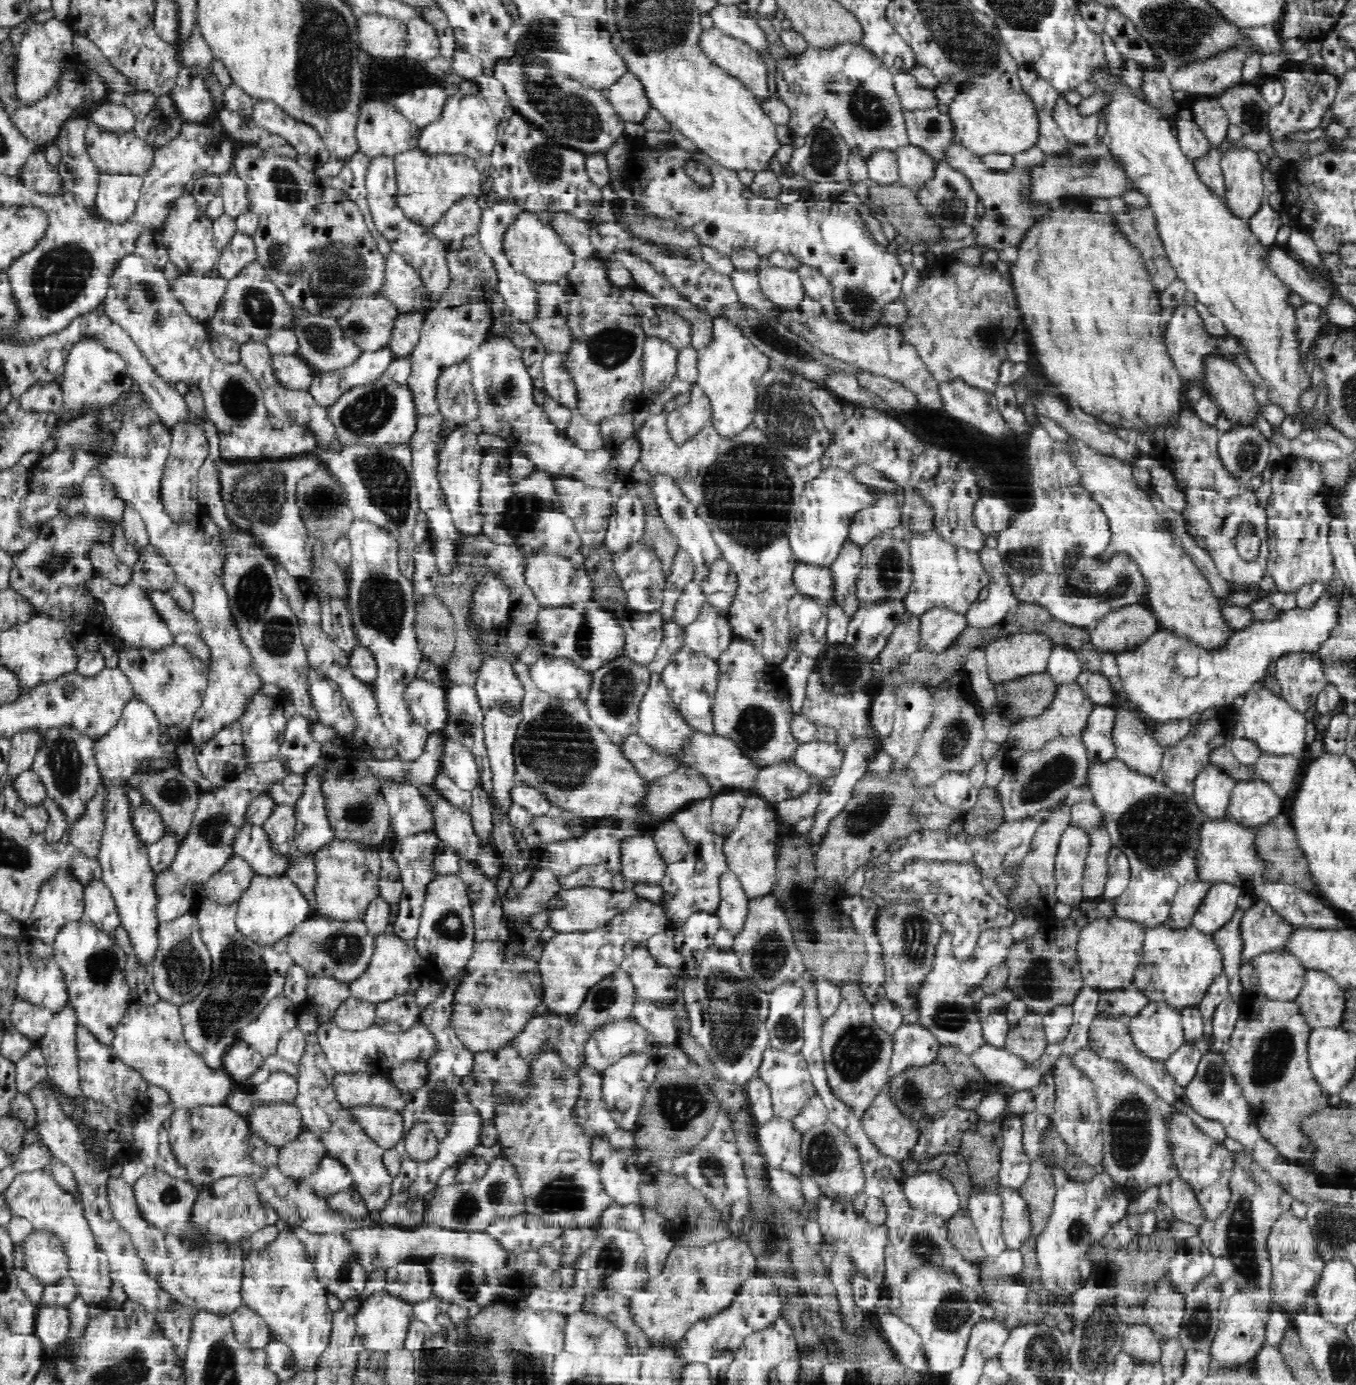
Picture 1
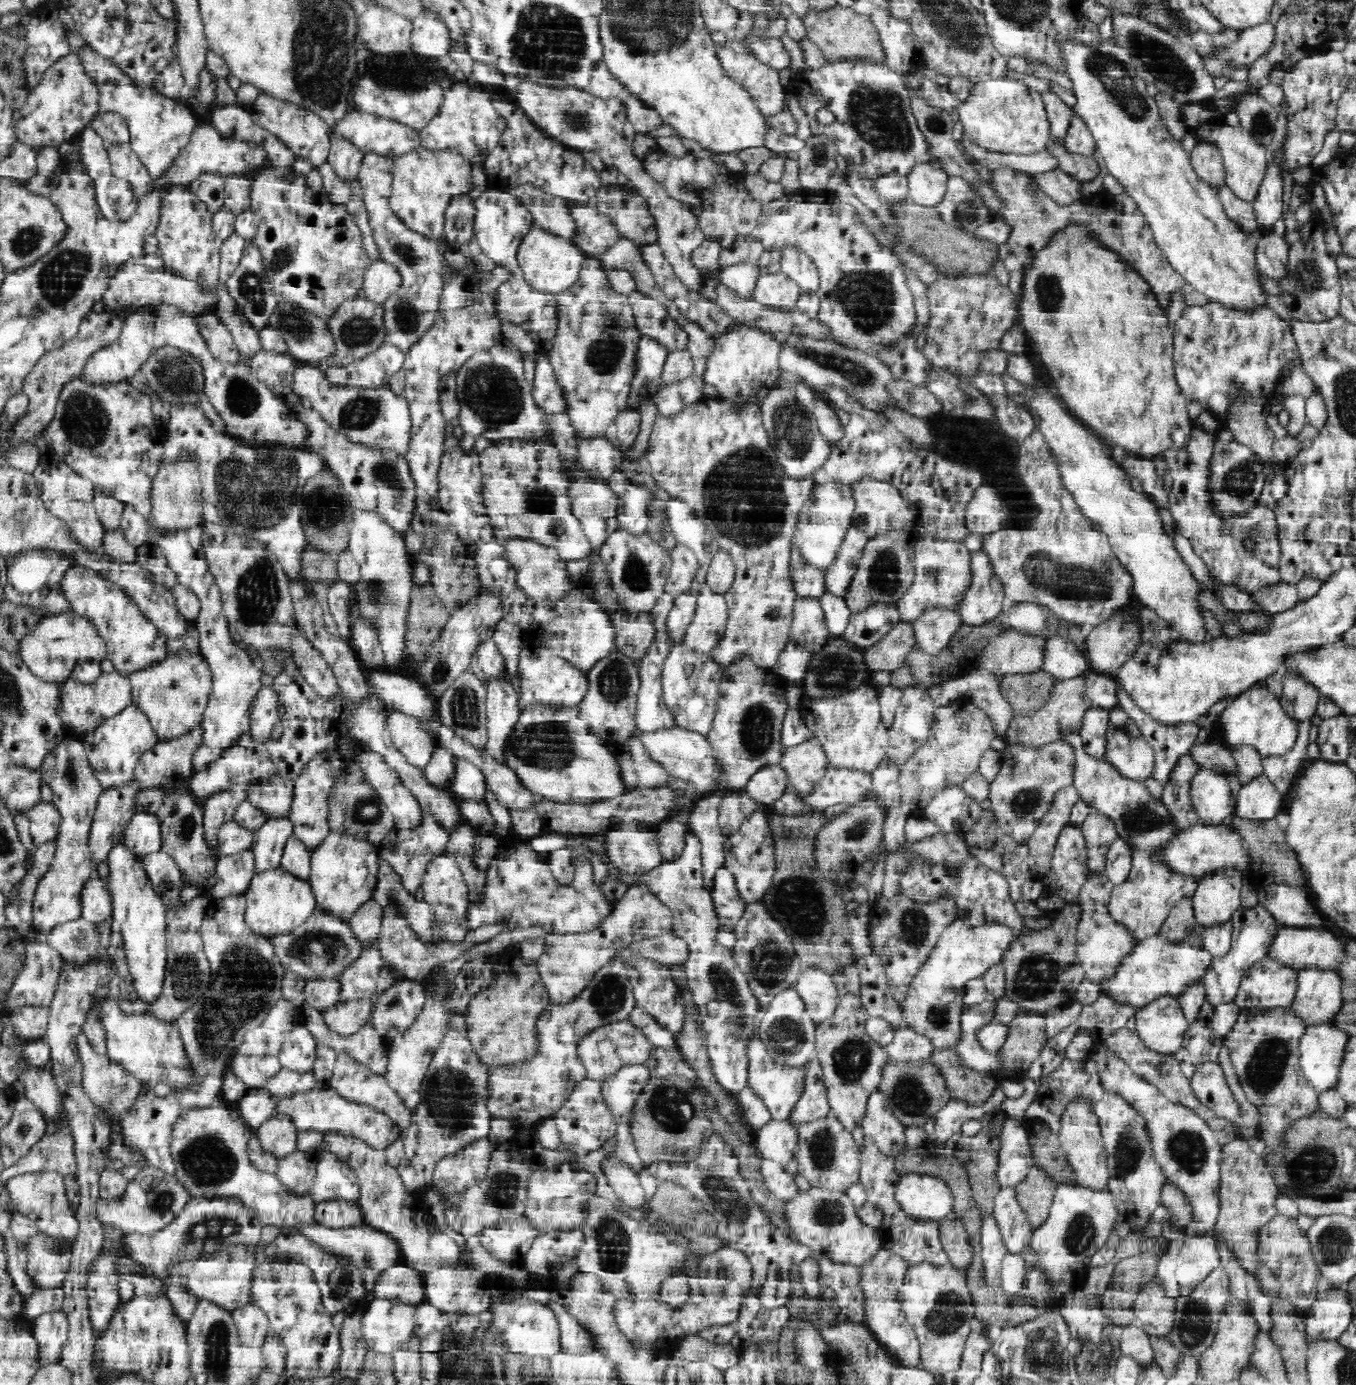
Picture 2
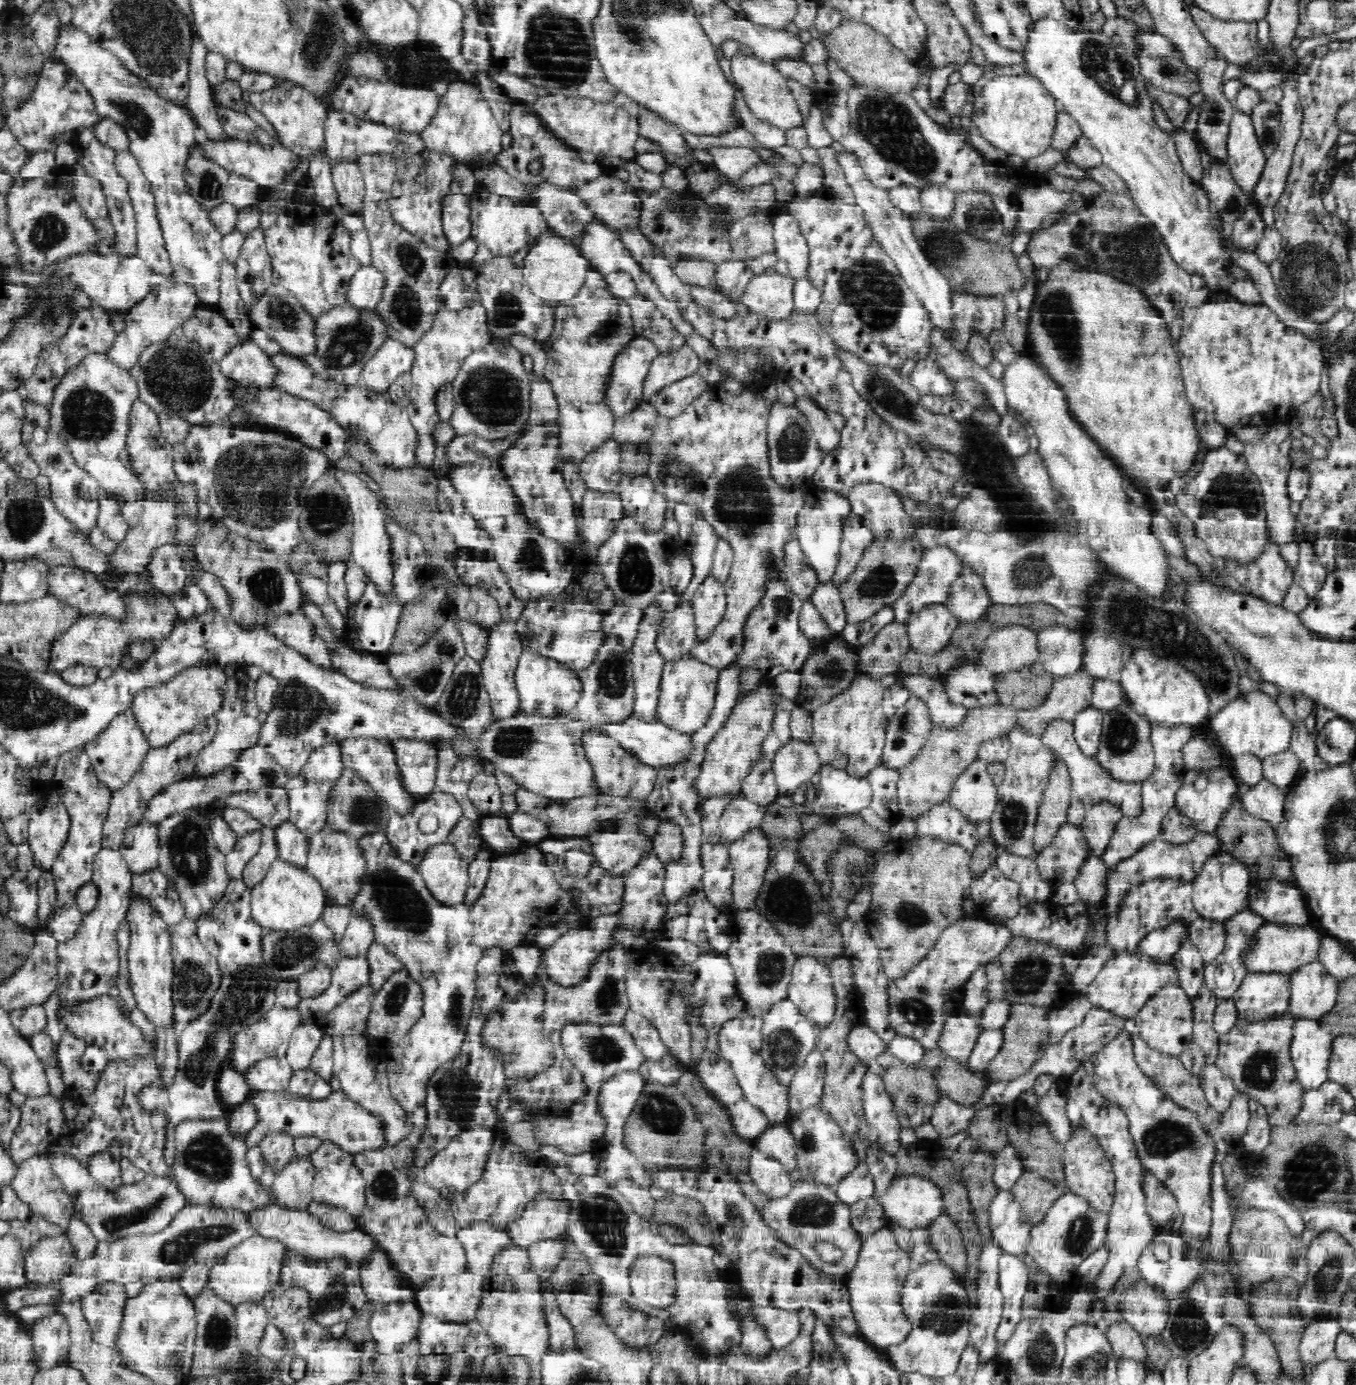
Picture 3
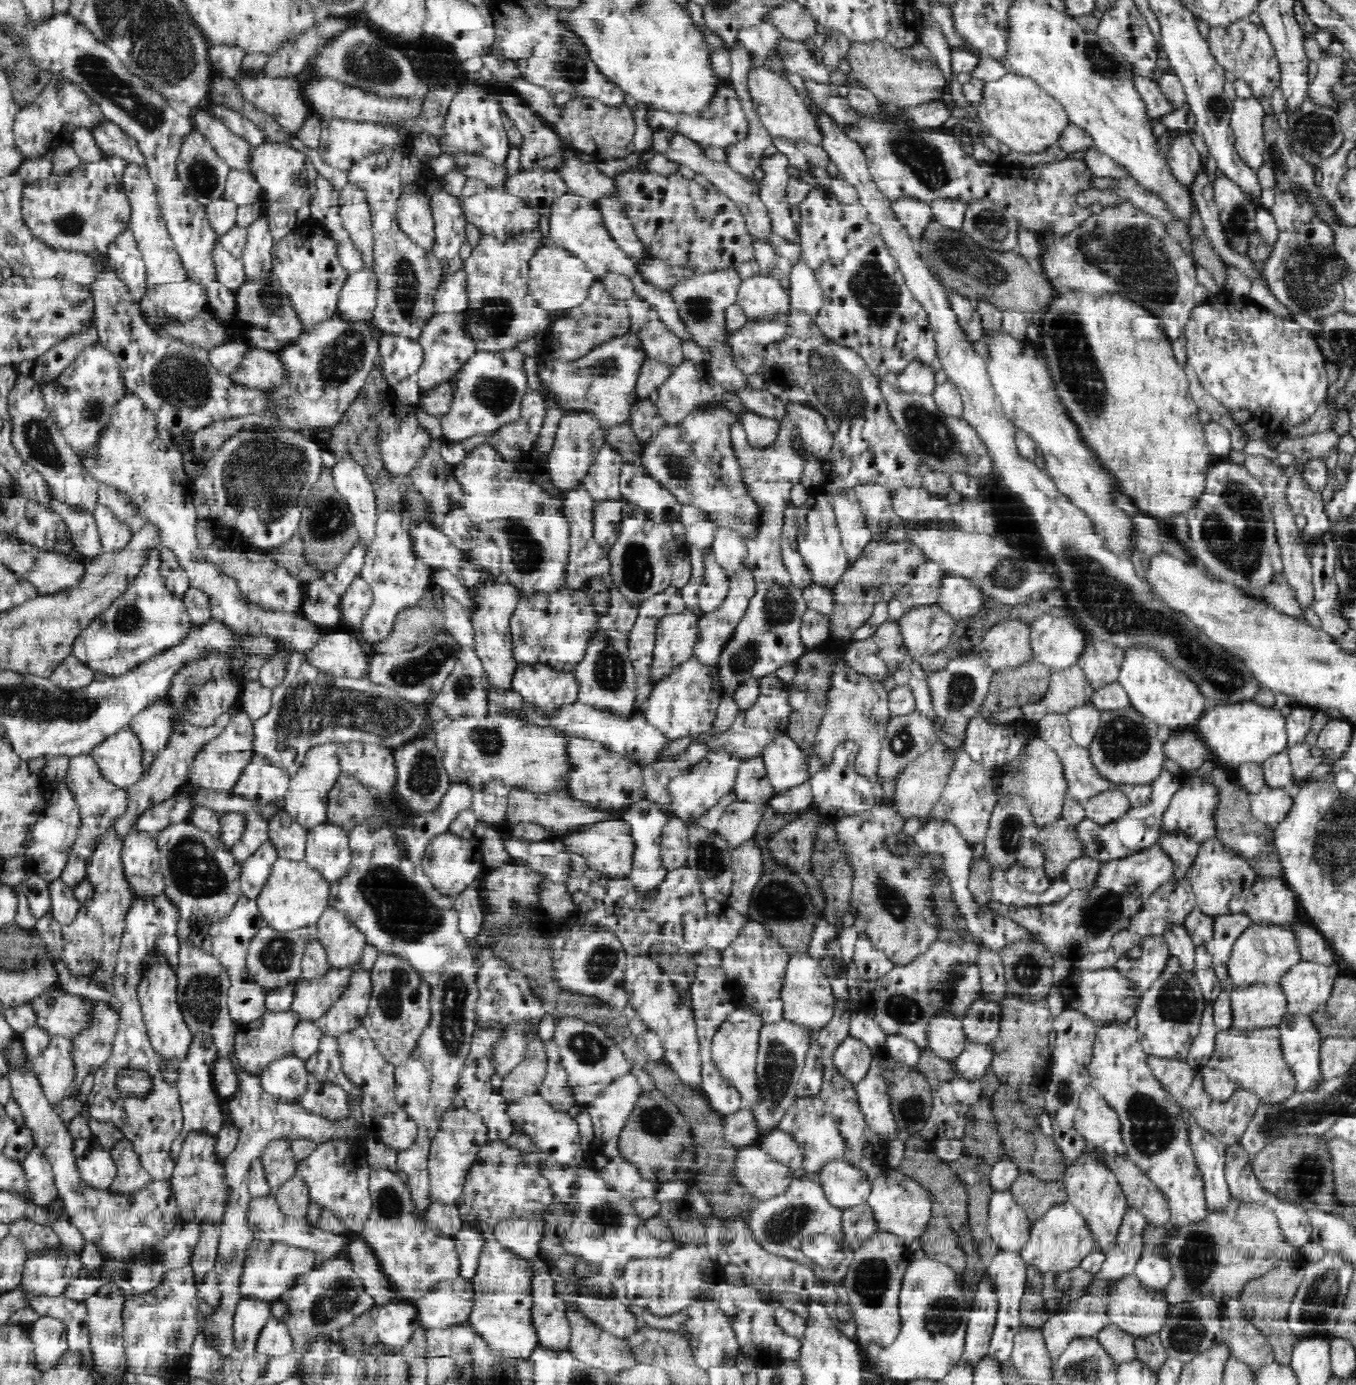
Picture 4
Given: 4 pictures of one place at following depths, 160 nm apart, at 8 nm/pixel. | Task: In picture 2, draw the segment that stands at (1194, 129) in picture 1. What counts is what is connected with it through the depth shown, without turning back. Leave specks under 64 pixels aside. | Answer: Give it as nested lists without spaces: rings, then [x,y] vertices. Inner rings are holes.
[[[1198,140],[1190,160],[1199,179],[1211,186],[1217,195],[1220,188],[1227,186],[1222,155],[1216,145]]]

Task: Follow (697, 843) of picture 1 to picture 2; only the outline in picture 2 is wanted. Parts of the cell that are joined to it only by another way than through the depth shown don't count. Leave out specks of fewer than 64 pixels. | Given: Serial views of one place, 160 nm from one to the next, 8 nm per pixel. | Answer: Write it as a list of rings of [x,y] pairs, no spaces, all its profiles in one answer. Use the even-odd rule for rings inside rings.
[[[709,793],[702,796],[692,816],[690,825],[702,843],[703,879],[708,891],[711,889],[714,872],[724,867],[726,836],[720,828],[719,807],[723,800],[722,793]]]

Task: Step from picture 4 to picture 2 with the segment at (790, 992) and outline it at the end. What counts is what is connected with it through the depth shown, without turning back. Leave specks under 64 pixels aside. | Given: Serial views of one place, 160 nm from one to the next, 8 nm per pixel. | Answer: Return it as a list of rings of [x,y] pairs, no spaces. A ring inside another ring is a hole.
[[[813,965],[801,966],[792,988],[799,994],[809,1017],[815,1024],[829,1020],[837,1010],[837,986],[832,975]]]

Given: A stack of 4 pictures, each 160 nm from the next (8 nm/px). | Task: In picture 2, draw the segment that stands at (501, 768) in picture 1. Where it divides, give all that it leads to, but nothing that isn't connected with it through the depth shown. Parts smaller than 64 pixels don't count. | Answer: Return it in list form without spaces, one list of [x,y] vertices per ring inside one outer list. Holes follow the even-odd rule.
[[[509,674],[496,675],[486,681],[489,735],[486,748],[493,758],[499,758],[505,762],[504,745],[522,711],[520,701],[518,701],[518,690],[514,688],[514,682]]]

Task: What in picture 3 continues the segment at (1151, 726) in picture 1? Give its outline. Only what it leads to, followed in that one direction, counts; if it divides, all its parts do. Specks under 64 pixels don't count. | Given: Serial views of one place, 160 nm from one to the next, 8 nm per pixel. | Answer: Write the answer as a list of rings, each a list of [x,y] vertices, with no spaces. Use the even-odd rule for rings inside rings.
[[[1150,721],[1150,723],[1153,724],[1151,742],[1156,754],[1156,767],[1150,778],[1141,782],[1142,812],[1136,815],[1123,815],[1116,823],[1109,843],[1100,856],[1108,869],[1111,866],[1116,866],[1118,862],[1122,862],[1121,860],[1130,858],[1142,846],[1156,840],[1156,836],[1160,834],[1160,828],[1162,828],[1162,820],[1175,807],[1176,792],[1188,770],[1184,765],[1180,750],[1193,737],[1193,728],[1186,726],[1166,727],[1158,722]]]

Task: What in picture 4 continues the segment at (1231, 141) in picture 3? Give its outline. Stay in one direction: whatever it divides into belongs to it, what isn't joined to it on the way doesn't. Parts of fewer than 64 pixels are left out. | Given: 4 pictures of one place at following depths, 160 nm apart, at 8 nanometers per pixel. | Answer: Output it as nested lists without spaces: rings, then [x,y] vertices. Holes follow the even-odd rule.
[[[1239,98],[1233,101],[1230,126],[1233,128],[1236,150],[1246,165],[1254,167],[1264,166],[1265,112],[1258,99]]]

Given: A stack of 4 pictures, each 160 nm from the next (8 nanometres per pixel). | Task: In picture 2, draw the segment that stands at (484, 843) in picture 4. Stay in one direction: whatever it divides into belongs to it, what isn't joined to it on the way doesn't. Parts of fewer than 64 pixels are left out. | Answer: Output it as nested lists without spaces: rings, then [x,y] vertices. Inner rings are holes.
[[[535,706],[522,710],[516,726],[504,745],[505,766],[508,766],[528,791],[539,799],[558,803],[593,803],[608,798],[616,798],[627,792],[619,778],[616,756],[609,749],[608,740],[600,740],[591,734],[588,726],[578,716],[577,707],[564,708]],[[438,746],[429,766],[424,770],[424,776],[434,788],[447,792],[454,783],[456,768],[457,764],[450,750]]]

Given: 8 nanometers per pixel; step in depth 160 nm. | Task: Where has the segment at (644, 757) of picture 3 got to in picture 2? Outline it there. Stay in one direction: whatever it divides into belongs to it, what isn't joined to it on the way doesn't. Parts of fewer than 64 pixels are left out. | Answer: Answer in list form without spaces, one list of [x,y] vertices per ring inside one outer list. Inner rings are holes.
[[[676,725],[672,728],[660,728],[660,730],[652,731],[636,727],[632,737],[640,741],[644,751],[648,753],[648,757],[662,766],[668,776],[694,783],[701,796],[716,792],[714,782],[718,780],[718,769],[715,766],[714,750],[711,749],[704,735],[683,730]]]

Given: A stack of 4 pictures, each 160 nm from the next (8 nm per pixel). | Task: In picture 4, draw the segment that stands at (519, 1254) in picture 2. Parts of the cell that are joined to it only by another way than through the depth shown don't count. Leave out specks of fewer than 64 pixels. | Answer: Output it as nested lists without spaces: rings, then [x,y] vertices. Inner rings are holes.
[[[461,1230],[454,1236],[458,1259],[460,1259],[460,1276],[471,1279],[478,1270],[478,1258],[484,1246],[482,1235],[478,1235],[476,1230]]]

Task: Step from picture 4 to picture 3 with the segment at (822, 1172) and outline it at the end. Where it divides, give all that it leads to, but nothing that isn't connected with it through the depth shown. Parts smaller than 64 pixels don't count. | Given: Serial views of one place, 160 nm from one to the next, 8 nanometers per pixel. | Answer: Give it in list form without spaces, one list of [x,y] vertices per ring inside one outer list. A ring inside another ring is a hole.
[[[859,1162],[850,1174],[835,1184],[834,1189],[838,1200],[848,1206],[872,1197],[874,1195],[874,1179],[866,1162]]]

